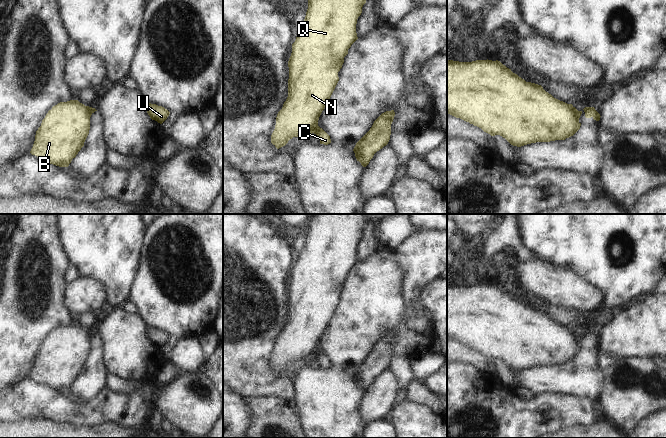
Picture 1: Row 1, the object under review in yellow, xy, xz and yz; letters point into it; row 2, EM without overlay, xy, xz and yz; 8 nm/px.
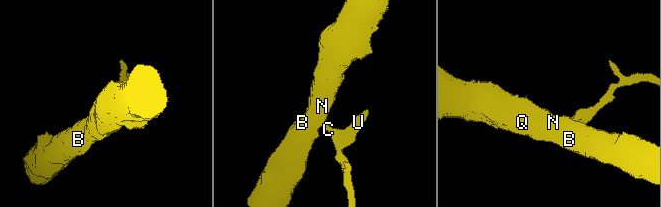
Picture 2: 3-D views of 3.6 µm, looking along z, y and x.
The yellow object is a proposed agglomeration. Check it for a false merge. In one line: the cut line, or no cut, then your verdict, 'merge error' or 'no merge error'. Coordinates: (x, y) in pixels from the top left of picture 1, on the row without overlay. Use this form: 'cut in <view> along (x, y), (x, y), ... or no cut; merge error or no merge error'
cut in xz along (318, 350), (312, 356); merge error

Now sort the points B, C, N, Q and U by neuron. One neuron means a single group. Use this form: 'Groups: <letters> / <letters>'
Groups: B N Q / C U.

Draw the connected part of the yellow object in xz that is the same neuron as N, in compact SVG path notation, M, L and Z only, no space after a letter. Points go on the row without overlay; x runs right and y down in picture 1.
M314 214L309 220L304 247L298 252L288 285L288 321L277 338L275 353L271 359L271 367L277 373L285 370L293 361L308 361L318 351L319 341L339 305L338 296L342 292L344 281L348 278L351 269L358 263L356 248L363 229L368 222L379 222L393 215L396 214Z

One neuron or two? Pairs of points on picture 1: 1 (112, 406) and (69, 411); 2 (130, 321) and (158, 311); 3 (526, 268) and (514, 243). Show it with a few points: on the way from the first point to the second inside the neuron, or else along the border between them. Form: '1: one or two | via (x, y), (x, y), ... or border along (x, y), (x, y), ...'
1: one | via (101, 410), (80, 411)
2: two | border along (137, 313), (148, 326)
3: two | border along (517, 257), (523, 259), (537, 258)

